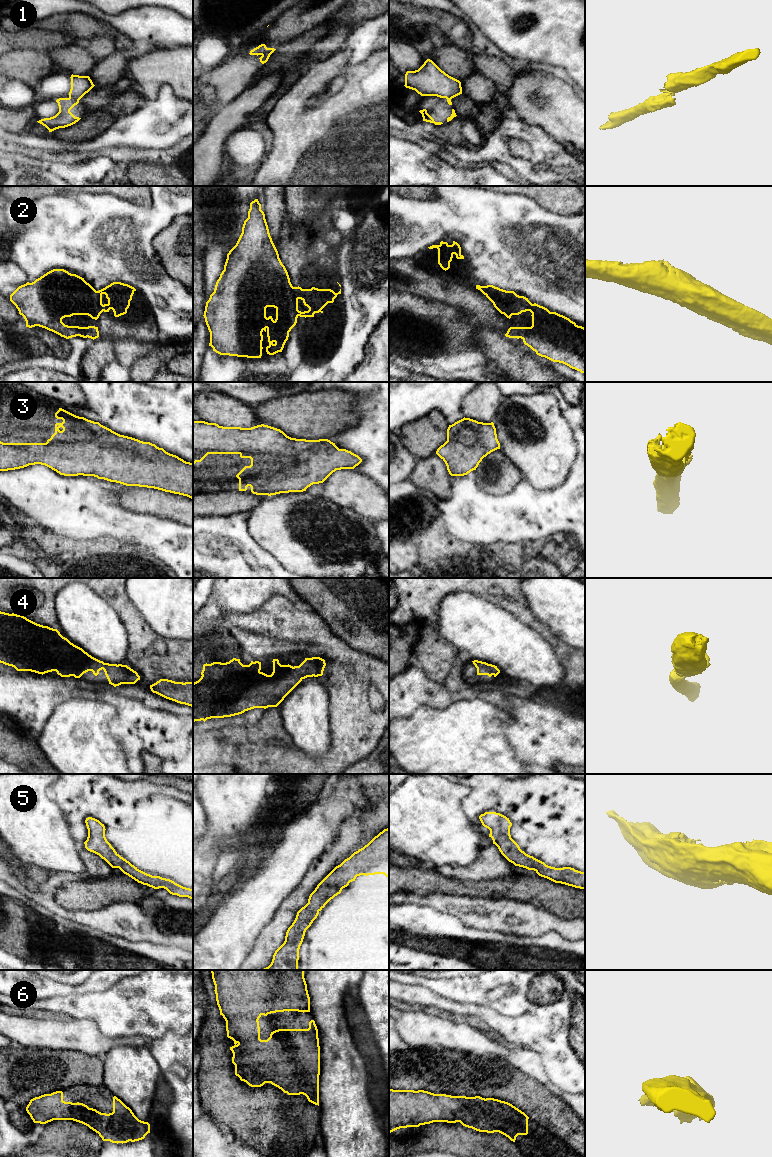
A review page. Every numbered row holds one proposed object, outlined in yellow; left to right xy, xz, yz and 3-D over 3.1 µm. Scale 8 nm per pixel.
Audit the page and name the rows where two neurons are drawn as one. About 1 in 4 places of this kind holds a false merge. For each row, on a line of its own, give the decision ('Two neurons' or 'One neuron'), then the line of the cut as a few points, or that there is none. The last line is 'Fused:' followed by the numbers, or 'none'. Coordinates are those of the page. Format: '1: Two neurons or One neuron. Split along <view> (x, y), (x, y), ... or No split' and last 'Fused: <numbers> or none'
1: Two neurons. Split along xz (274, 49), (262, 55)
2: Two neurons. Split along xy (95, 291), (98, 297), (99, 312), (88, 315)
3: One neuron. No split
4: One neuron. No split
5: One neuron. No split
6: One neuron. No split
Fused: 1, 2

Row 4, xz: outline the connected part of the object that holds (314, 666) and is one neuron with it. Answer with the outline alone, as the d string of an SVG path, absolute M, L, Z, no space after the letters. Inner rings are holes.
M312 657L312 658L305 658L305 660L299 665L299 666L291 666L291 665L281 665L279 663L278 659L273 659L273 672L271 675L267 675L263 672L261 672L261 662L259 661L251 661L249 665L243 665L240 662L240 659L233 658L229 662L226 663L221 663L221 662L213 662L211 664L204 664L203 665L203 670L201 672L201 678L193 683L193 722L195 721L201 721L203 720L204 722L207 719L211 718L224 718L224 717L231 717L235 715L239 715L244 713L245 711L254 709L254 708L268 708L268 707L277 707L283 700L284 698L305 678L307 677L318 677L323 675L324 668L326 666L325 660L320 658L320 657Z

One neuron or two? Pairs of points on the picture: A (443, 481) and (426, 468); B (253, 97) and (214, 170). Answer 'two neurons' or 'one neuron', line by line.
A: one neuron
B: one neuron

